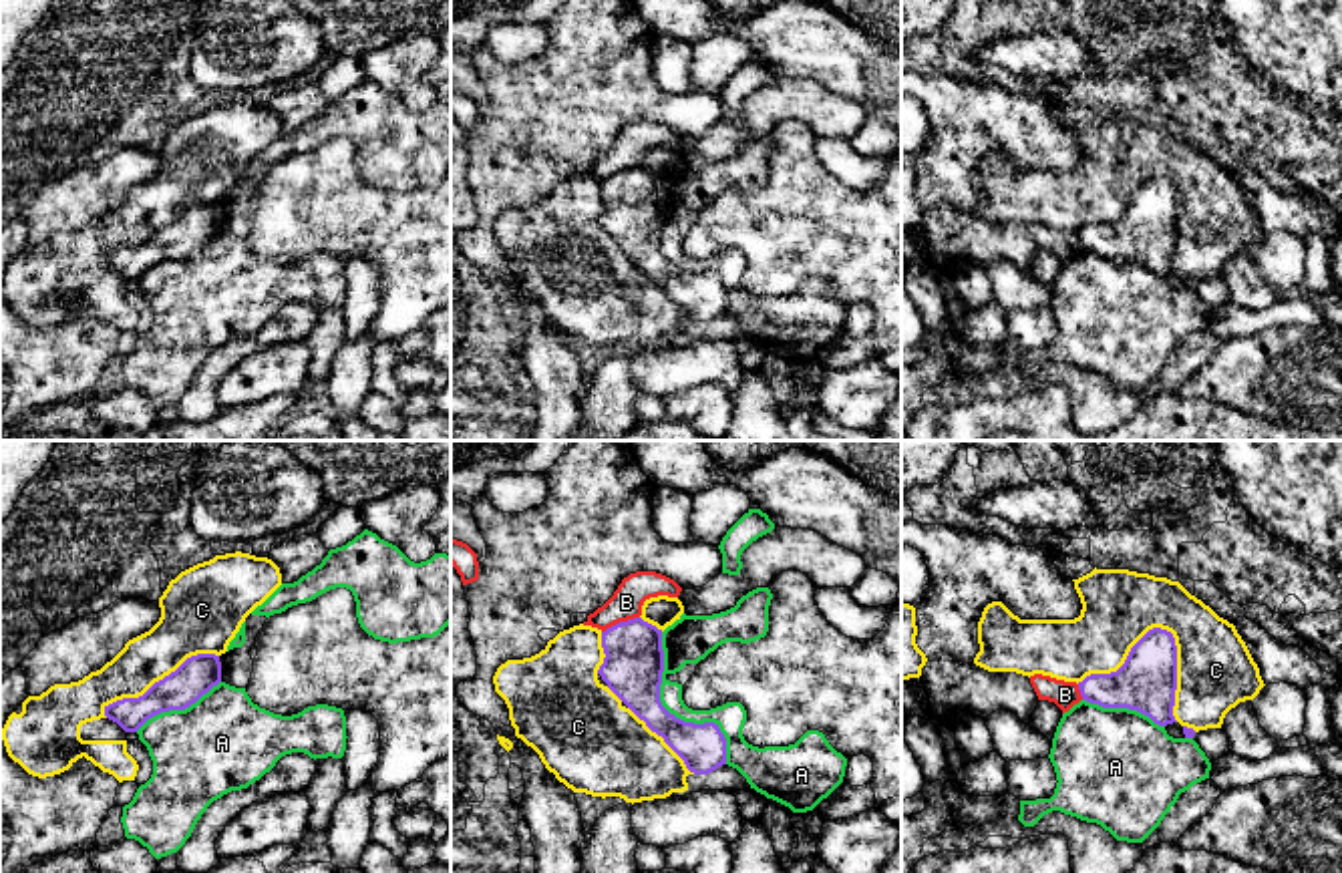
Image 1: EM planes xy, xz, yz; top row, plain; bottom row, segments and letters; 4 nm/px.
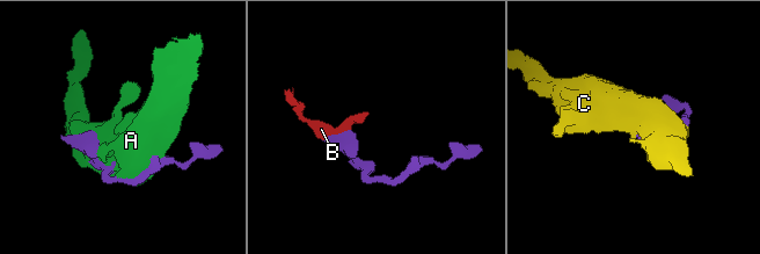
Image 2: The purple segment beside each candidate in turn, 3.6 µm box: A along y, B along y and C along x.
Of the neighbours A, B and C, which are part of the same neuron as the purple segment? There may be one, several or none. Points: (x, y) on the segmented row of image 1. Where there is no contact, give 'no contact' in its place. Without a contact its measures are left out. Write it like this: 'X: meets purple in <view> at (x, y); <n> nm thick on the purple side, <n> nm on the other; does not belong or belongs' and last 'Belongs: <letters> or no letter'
A: meets purple in xz at (673, 715); 240 nm thick on the purple side, 120 nm on the other; does not belong
B: meets purple in xz at (620, 622); 240 nm thick on the purple side, 130 nm on the other; does not belong
C: meets purple in yz at (1127, 656); 240 nm thick on the purple side, 300 nm on the other; does not belong
Belongs: no letter

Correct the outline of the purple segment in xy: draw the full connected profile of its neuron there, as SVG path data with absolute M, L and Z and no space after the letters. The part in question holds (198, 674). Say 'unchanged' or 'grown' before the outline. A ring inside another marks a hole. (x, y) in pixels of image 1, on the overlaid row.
unchanged; M215 654L187 658L175 672L155 682L139 698L123 698L105 706L105 716L125 732L137 732L149 718L185 710L221 682L221 662Z

